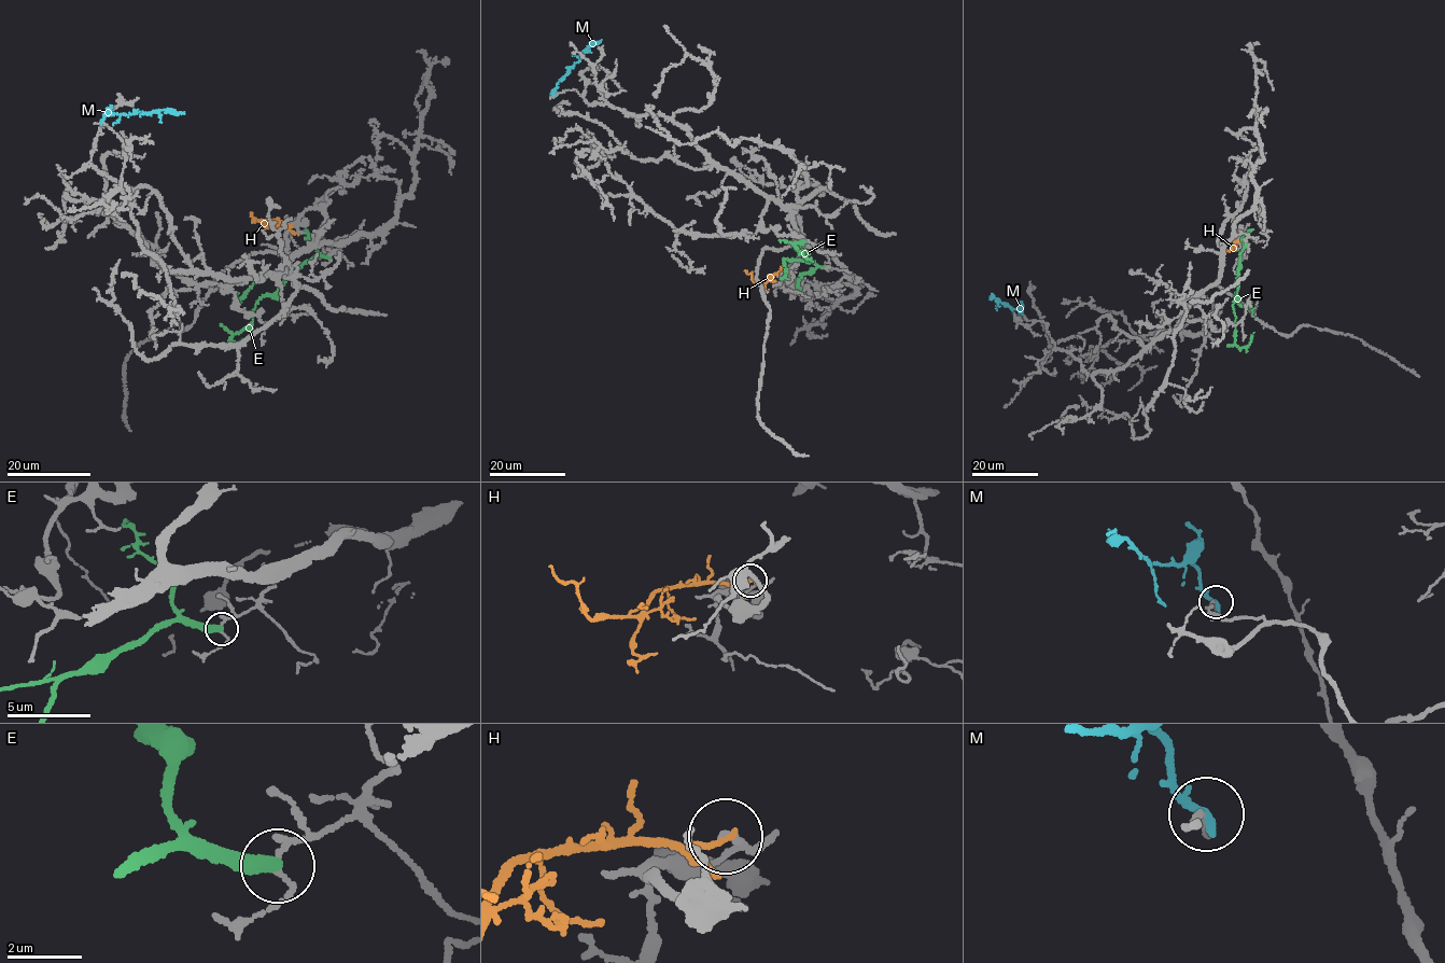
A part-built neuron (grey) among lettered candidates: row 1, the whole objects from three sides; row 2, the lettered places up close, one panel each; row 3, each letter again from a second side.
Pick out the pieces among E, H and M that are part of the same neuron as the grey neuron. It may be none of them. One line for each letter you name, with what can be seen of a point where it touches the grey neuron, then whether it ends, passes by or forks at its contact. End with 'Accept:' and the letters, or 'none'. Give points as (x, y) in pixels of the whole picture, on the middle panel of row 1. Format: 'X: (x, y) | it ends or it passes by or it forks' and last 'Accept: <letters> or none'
Accept: none

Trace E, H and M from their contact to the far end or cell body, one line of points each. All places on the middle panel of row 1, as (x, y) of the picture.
E: (827, 267), (803, 261), (805, 252), (796, 249), (801, 242), (795, 243), (802, 256), (813, 261)
H: (790, 273), (754, 281), (744, 269)
M: (556, 96), (552, 95), (559, 80), (580, 59), (583, 52), (601, 40)

